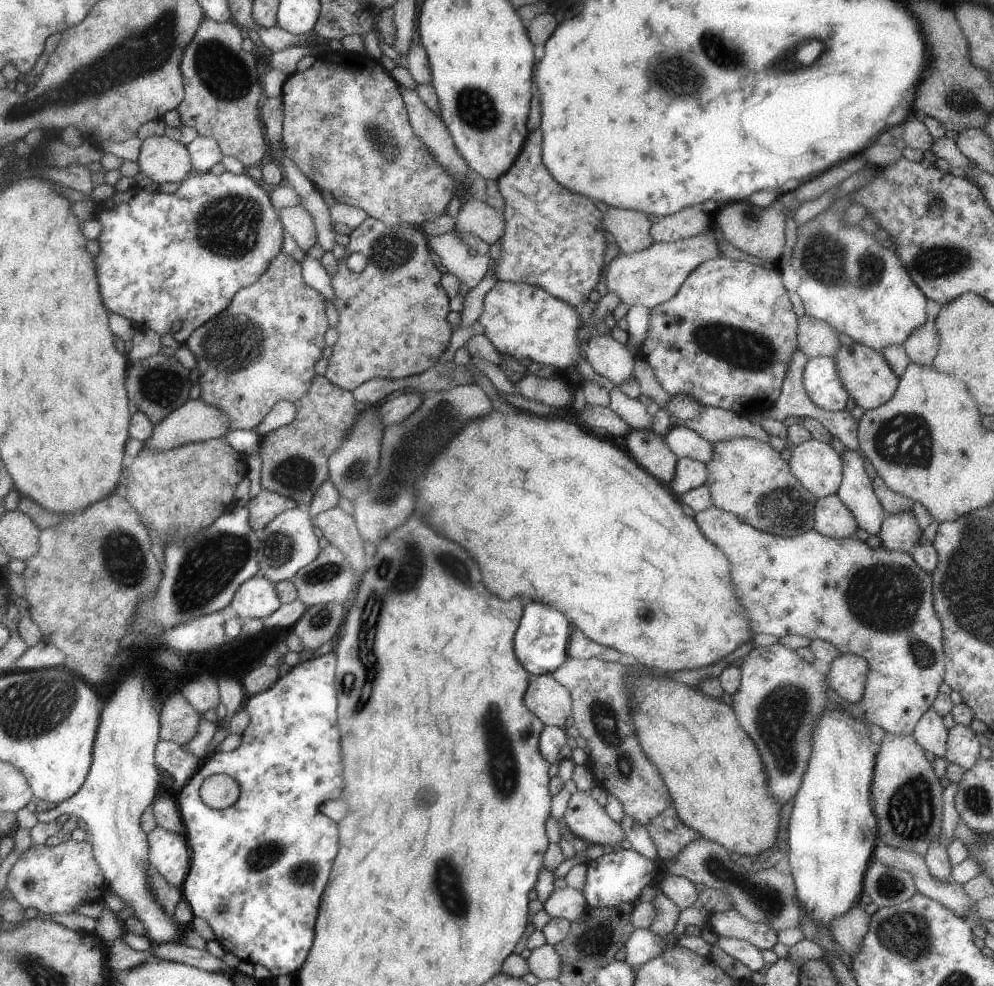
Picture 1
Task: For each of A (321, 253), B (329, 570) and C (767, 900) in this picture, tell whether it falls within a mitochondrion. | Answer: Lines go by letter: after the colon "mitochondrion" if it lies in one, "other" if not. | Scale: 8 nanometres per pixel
A: other
B: mitochondrion
C: mitochondrion

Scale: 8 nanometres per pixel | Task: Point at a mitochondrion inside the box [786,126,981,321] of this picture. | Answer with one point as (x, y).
(821, 258)

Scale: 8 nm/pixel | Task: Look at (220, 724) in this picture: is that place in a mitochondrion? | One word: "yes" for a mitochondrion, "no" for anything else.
no

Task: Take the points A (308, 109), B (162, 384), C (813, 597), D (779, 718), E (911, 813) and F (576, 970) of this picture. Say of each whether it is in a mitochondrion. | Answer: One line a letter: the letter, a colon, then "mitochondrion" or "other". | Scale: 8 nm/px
A: other
B: mitochondrion
C: other
D: mitochondrion
E: mitochondrion
F: other

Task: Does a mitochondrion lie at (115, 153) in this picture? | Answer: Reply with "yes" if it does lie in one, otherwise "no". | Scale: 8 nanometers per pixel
no

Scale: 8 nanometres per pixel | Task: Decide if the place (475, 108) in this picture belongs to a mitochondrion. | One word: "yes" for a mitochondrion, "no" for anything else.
yes

